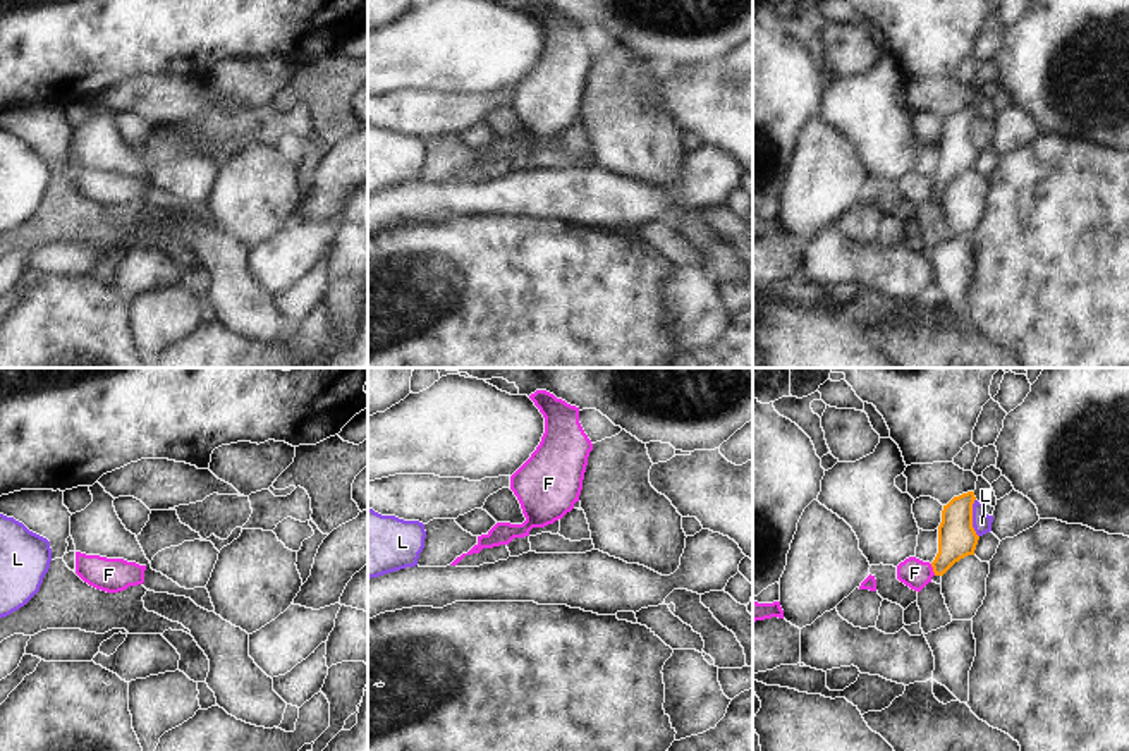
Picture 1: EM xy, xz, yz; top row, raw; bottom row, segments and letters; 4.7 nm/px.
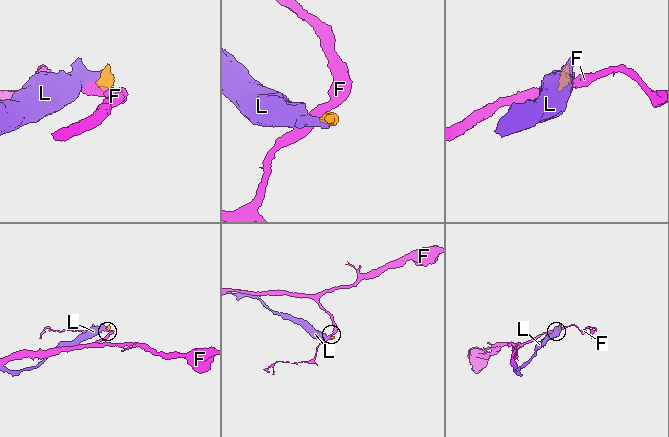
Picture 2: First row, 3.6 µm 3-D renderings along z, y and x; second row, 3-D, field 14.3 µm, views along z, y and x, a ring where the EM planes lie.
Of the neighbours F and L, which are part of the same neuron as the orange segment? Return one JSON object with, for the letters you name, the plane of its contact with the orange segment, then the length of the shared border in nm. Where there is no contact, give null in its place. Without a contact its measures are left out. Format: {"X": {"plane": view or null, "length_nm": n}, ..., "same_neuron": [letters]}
{"same_neuron": []}

